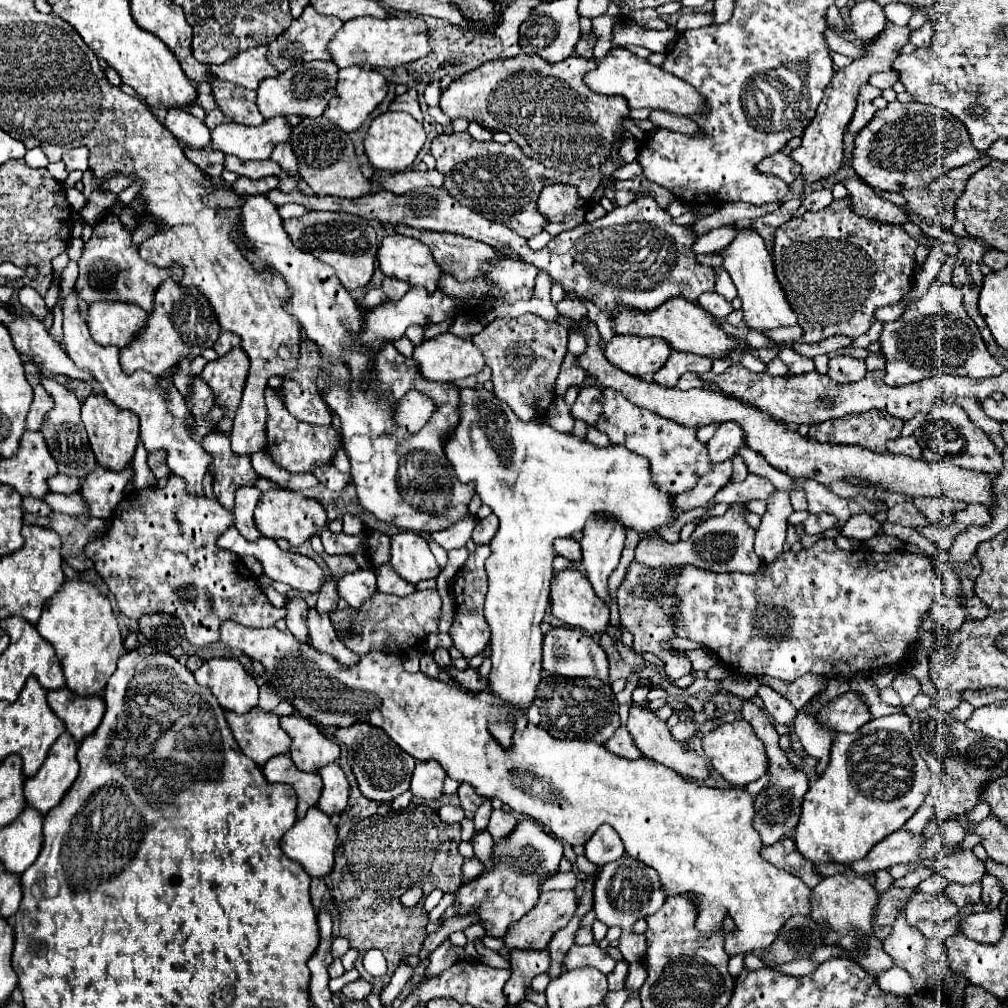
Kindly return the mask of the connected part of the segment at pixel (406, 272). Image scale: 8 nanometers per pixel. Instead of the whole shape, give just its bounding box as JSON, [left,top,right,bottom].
[377,235,441,293]

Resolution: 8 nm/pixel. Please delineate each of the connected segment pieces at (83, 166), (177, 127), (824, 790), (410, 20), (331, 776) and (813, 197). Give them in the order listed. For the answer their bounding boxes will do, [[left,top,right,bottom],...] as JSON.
[[63,147,87,171],[165,111,211,149],[795,715,933,863],[327,15,429,67],[317,763,349,815],[803,189,833,211]]

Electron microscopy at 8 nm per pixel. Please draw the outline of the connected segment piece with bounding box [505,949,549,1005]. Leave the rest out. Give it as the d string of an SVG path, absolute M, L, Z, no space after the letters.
M511 951L511 979L505 983L505 997L511 1005L525 999L525 991L531 987L531 979L545 973L549 967L547 951Z

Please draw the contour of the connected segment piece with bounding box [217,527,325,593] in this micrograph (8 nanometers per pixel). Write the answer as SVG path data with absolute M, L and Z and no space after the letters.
M229 527L219 539L217 539L219 547L223 549L229 549L229 551L235 551L239 557L245 557L245 555L251 555L251 557L257 557L265 569L265 573L273 579L273 581L279 581L279 583L287 583L291 585L293 589L297 591L307 591L307 593L317 593L321 591L321 583L325 579L325 573L321 571L321 567L305 557L305 555L297 555L297 553L291 553L291 551L281 551L273 539L267 539L267 537L261 537L259 541L247 541L239 535L239 531L235 527Z

